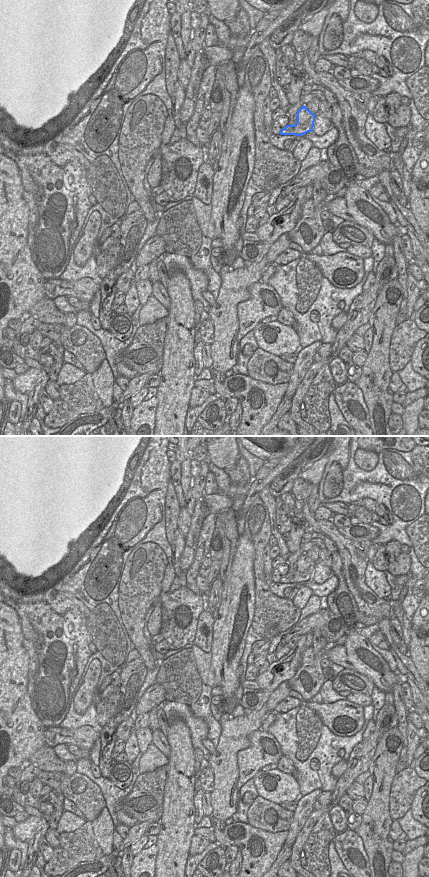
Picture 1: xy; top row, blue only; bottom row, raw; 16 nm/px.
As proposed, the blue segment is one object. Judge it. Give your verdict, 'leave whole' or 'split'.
leave whole

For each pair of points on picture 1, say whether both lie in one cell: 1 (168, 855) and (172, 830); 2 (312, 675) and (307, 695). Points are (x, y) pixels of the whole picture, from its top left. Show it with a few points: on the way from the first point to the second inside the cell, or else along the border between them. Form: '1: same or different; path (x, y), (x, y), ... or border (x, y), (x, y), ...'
1: same; path (172, 849), (172, 836)
2: same; path (308, 680), (308, 688), (306, 690)

